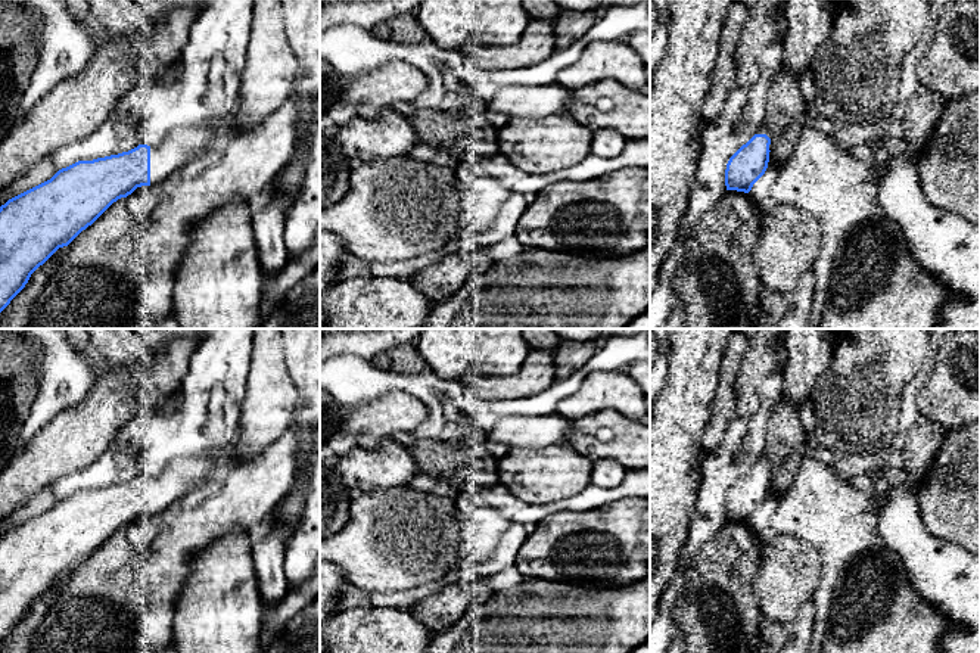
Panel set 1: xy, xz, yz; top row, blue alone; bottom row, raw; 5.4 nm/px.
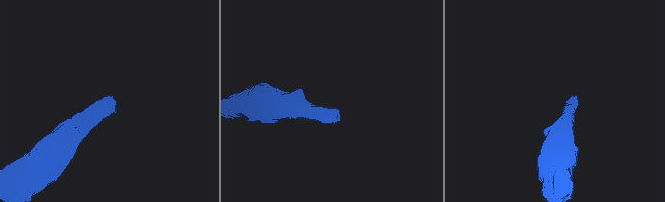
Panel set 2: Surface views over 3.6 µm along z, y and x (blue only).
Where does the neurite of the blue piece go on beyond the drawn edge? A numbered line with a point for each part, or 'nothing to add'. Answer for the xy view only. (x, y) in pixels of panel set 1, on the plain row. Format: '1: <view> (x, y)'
1: xy (182, 475)

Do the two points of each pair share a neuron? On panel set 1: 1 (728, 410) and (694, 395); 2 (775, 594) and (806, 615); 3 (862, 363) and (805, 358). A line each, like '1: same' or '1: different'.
1: different
2: different
3: different

